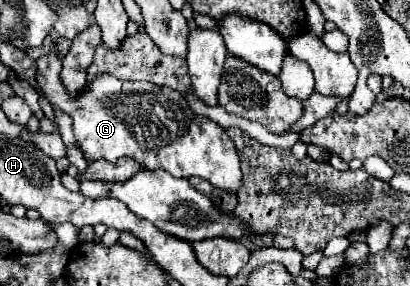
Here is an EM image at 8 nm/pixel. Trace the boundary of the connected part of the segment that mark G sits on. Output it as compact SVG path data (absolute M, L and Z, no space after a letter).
M56 43L48 55L36 59L36 69L36 85L44 97L52 107L72 117L74 137L88 163L96 159L116 161L130 157L142 167L160 167L174 177L200 177L222 191L236 193L242 187L242 171L234 143L218 123L192 113L178 91L146 81L122 81L102 73L86 81L82 93L70 97L60 79L62 57Z

